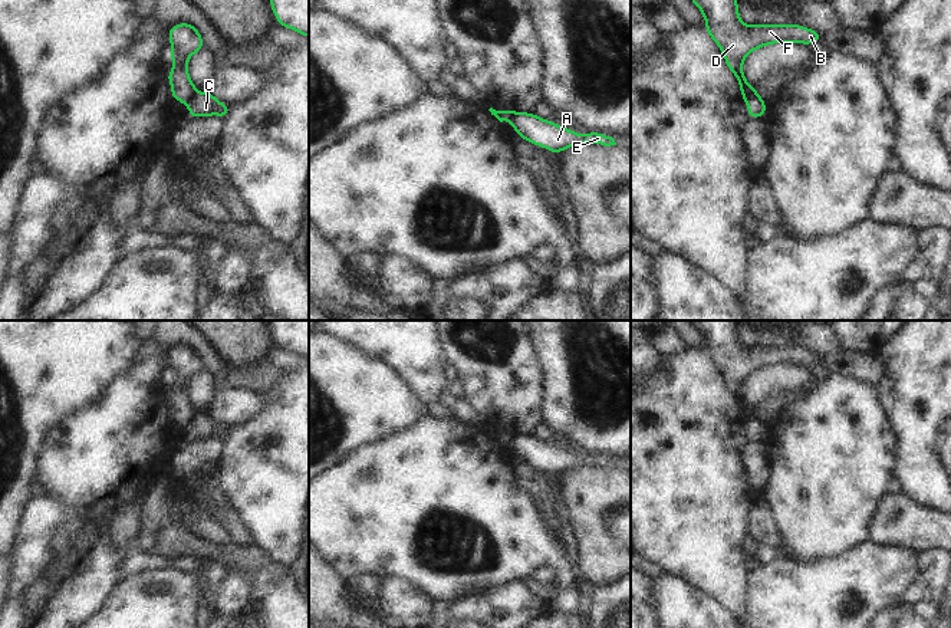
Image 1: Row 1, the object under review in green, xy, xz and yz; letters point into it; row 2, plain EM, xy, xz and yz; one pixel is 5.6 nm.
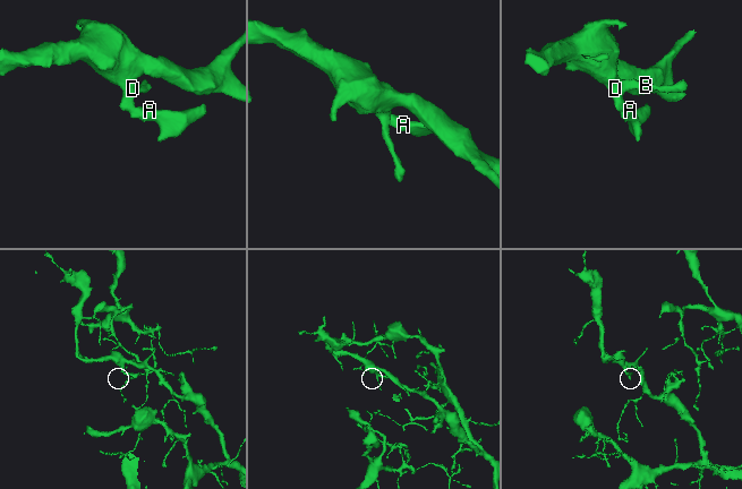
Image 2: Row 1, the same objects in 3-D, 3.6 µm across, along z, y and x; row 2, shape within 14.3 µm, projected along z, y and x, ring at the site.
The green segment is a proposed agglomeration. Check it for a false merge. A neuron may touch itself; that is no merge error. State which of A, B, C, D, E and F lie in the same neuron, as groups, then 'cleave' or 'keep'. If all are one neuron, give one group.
A C E / B D F | cleave

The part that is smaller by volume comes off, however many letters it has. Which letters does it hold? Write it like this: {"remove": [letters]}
{"remove": ["A", "C", "E"]}

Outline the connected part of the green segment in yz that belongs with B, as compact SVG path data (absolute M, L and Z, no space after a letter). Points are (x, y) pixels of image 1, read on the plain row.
M688 320L701 333L705 354L720 369L724 384L736 398L741 421L759 417L747 402L743 387L746 379L763 368L776 365L820 365L823 355L802 346L746 346L741 343L737 320Z

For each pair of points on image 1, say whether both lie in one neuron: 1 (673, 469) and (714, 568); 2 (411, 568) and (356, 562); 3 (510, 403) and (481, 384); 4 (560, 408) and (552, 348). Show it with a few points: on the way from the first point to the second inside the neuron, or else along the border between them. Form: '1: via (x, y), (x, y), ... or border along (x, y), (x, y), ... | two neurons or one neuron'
1: via (688, 493), (696, 500), (696, 535), (701, 543) | one neuron
2: via (398, 562), (369, 562) | one neuron
3: via (503, 395), (489, 384) | one neuron
4: via (560, 394), (560, 362) | one neuron

